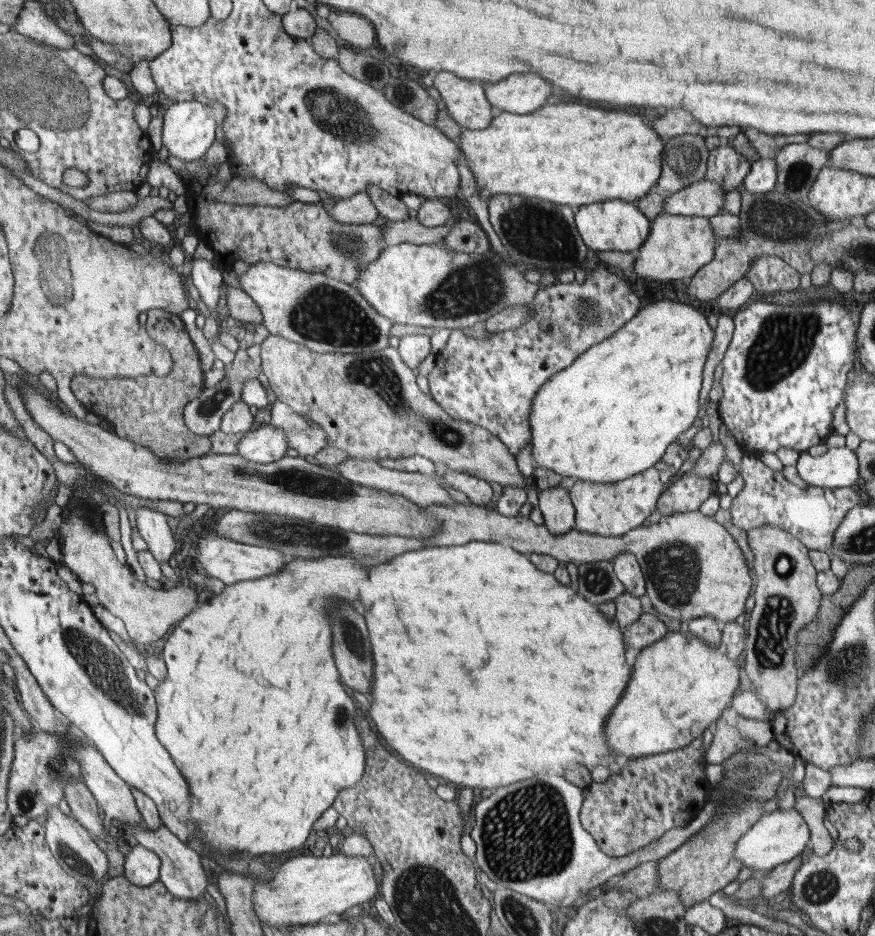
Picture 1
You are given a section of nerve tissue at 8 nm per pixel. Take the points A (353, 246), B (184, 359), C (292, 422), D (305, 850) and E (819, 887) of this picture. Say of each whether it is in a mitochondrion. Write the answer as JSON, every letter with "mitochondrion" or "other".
{"A":"mitochondrion","B":"other","C":"other","D":"other","E":"mitochondrion"}

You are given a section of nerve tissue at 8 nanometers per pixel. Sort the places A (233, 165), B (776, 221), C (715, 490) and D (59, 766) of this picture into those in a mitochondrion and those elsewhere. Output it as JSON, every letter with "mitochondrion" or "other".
{"A":"other","B":"mitochondrion","C":"other","D":"mitochondrion"}

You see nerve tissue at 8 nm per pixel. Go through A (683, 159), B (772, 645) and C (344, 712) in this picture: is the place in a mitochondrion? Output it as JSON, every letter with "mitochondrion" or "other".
{"A":"mitochondrion","B":"mitochondrion","C":"mitochondrion"}

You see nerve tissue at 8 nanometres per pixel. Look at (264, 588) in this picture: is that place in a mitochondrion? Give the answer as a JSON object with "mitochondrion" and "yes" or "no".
{"mitochondrion":"no"}

